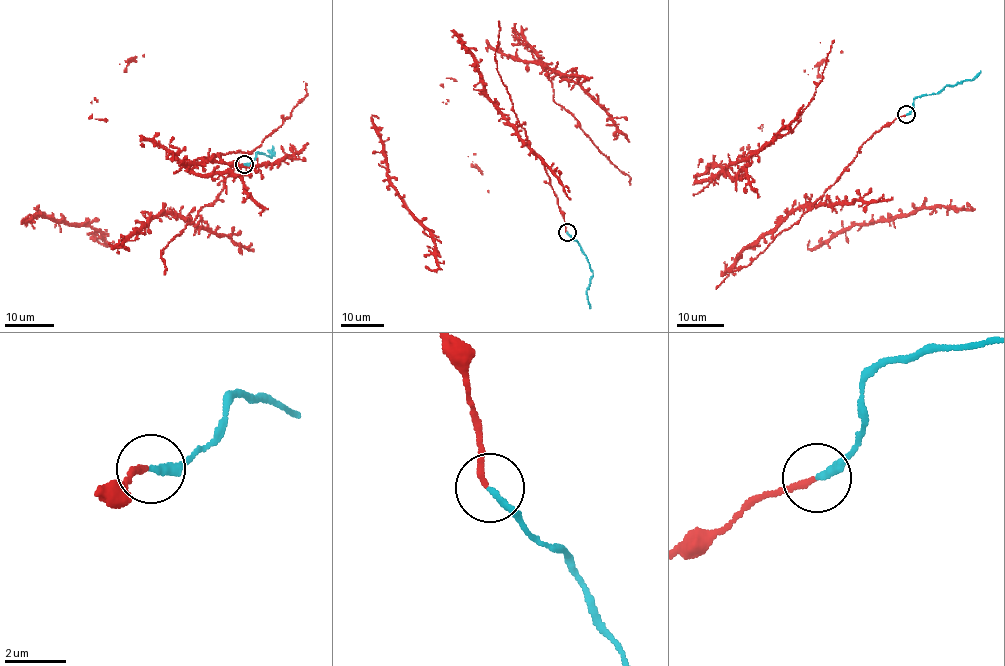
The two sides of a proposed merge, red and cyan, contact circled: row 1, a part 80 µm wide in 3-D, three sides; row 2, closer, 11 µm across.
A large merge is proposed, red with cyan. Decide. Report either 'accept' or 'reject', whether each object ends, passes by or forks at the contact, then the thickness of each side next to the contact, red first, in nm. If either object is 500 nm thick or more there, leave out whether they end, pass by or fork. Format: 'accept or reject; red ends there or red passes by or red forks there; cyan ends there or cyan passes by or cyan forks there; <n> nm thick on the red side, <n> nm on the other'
reject; red ends there; cyan ends there; 200 nm thick on the red side, 220 nm on the other

